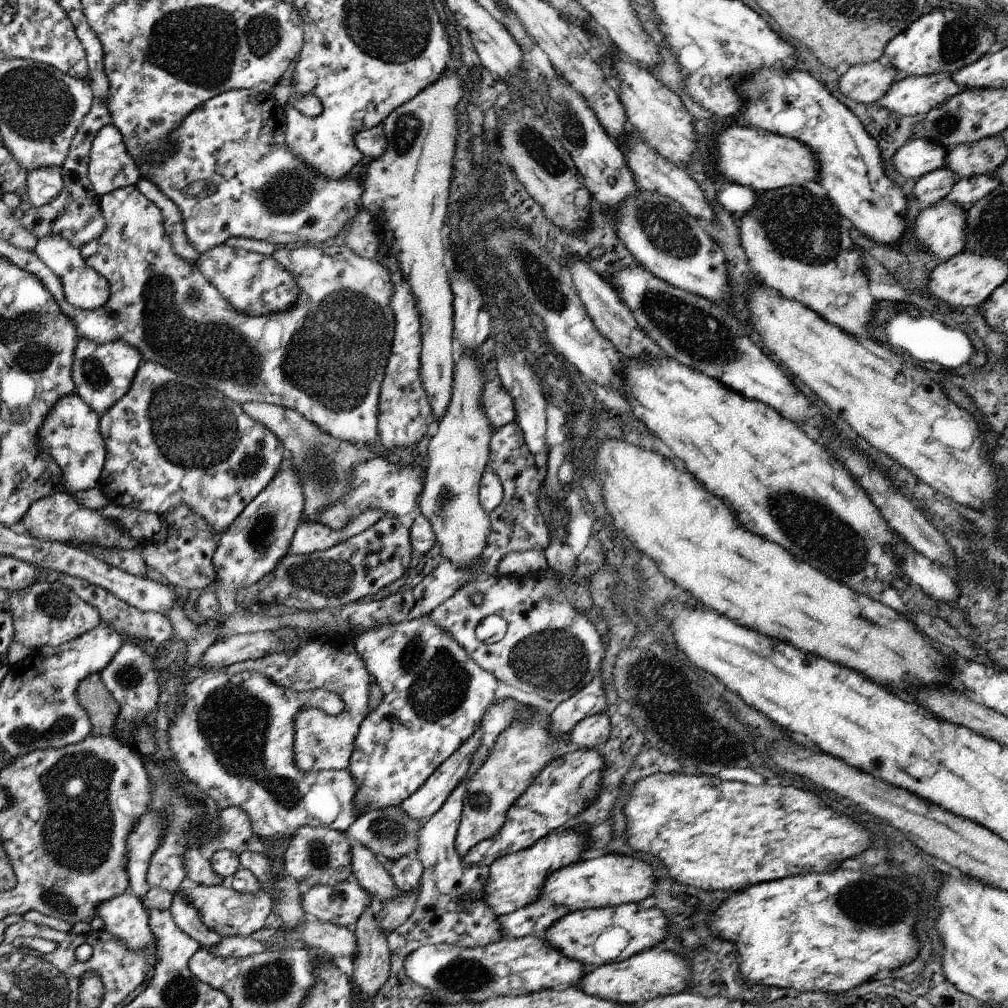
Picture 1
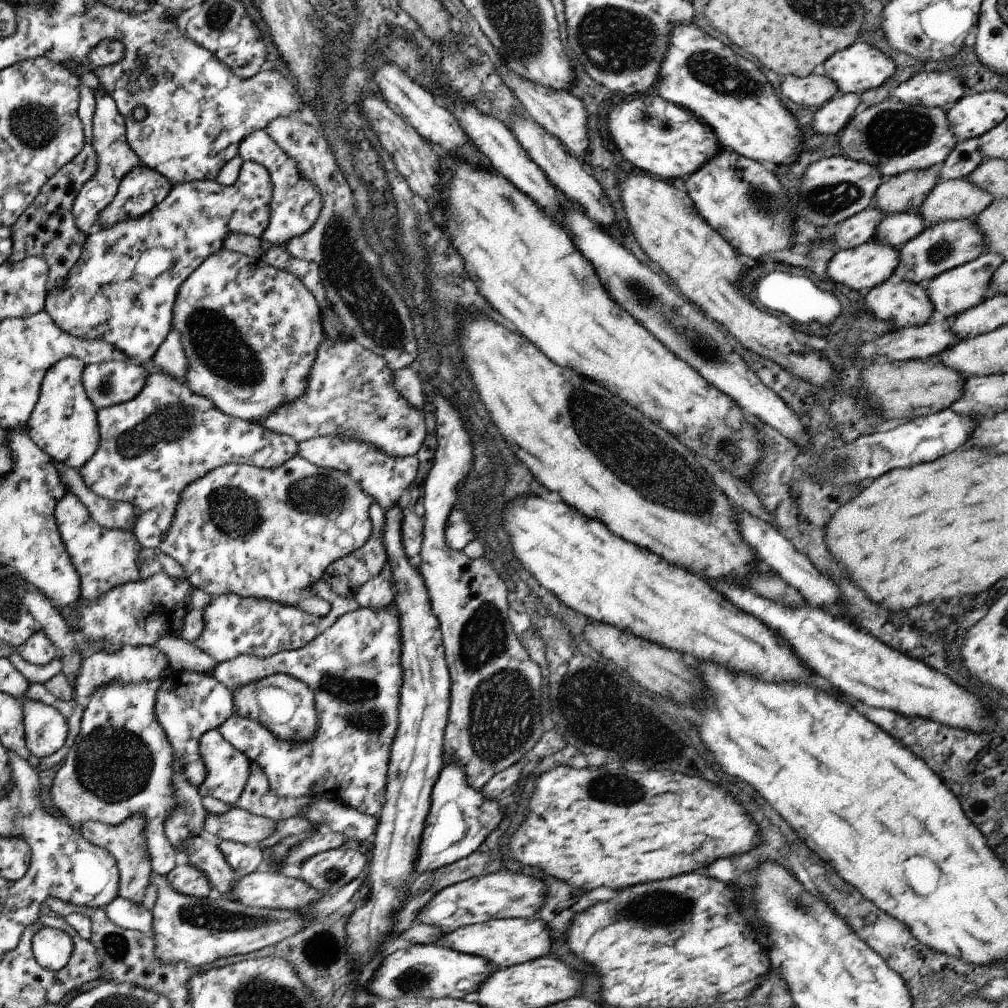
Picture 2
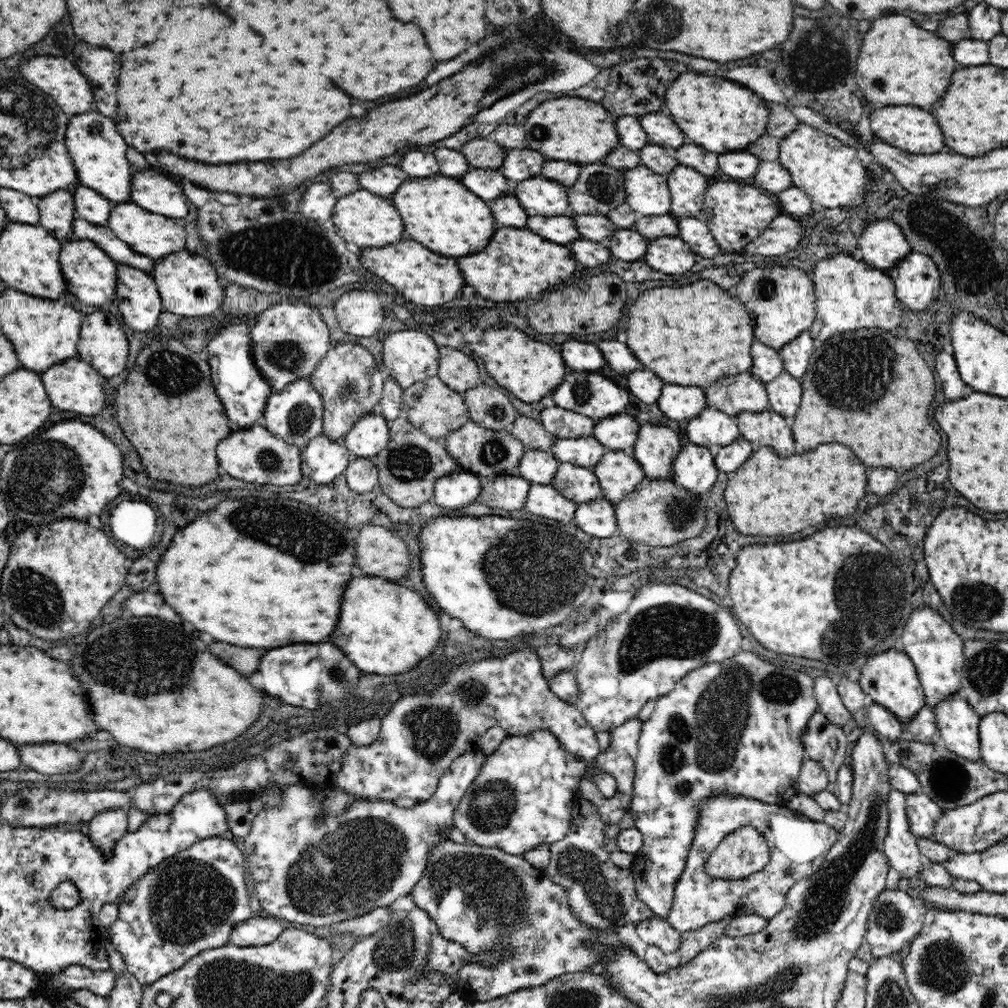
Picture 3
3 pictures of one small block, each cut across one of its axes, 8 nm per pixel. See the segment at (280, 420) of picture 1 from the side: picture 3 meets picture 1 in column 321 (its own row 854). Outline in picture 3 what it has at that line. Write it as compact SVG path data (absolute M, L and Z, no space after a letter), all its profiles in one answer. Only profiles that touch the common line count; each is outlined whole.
M448 839L434 845L429 852L428 867L424 870L424 876L411 890L416 907L434 921L444 938L464 946L472 955L495 951L497 944L514 948L512 956L505 958L496 967L467 963L460 968L454 992L463 997L466 1005L488 1002L526 987L542 987L556 979L556 976L589 970L593 964L604 962L605 954L616 947L631 949L621 940L619 929L596 936L596 931L580 923L570 909L568 893L564 887L553 883L543 869L532 866L522 856L512 856L499 848L456 843Z

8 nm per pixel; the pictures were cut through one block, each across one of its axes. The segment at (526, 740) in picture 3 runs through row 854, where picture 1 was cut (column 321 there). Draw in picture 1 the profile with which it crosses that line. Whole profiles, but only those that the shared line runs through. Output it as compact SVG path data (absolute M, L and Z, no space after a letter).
M375 457L358 464L353 476L365 476L365 482L353 486L339 501L323 509L315 522L337 530L346 527L351 519L358 518L363 511L379 509L385 515L399 517L416 509L415 498L419 496L423 486L423 470L416 463L398 465L395 459Z

